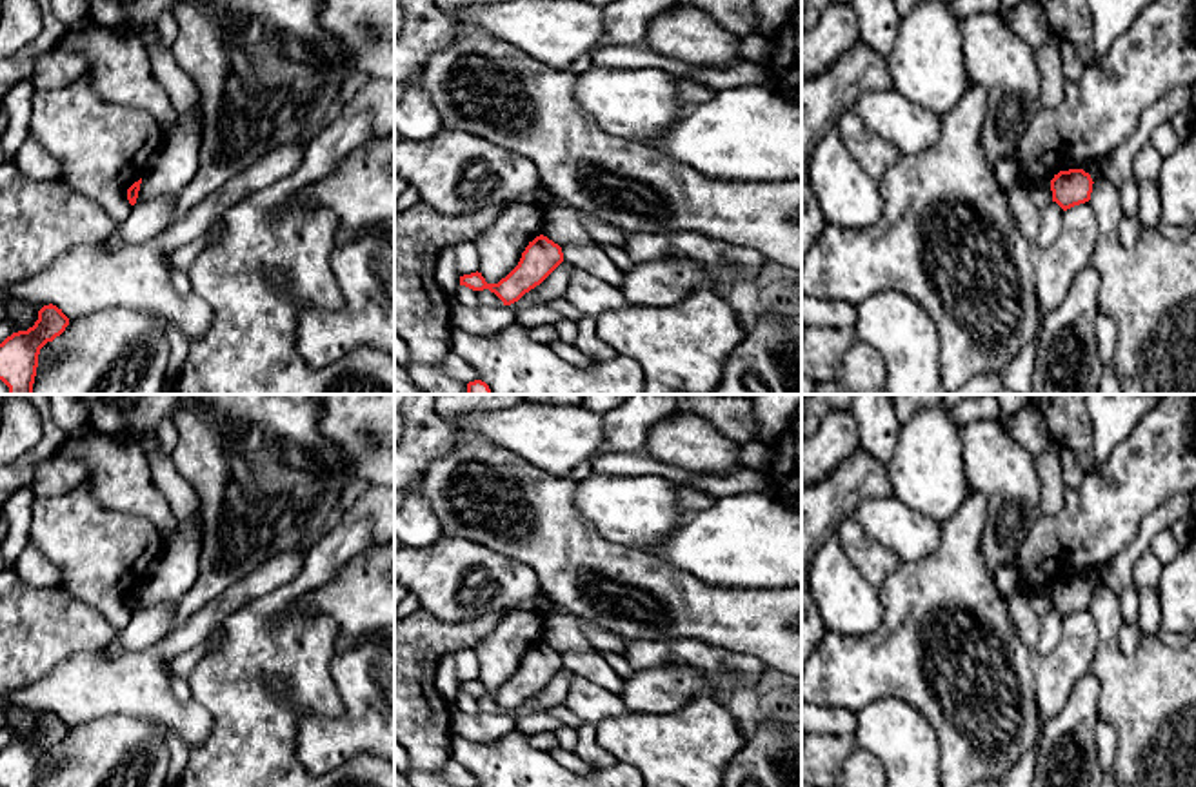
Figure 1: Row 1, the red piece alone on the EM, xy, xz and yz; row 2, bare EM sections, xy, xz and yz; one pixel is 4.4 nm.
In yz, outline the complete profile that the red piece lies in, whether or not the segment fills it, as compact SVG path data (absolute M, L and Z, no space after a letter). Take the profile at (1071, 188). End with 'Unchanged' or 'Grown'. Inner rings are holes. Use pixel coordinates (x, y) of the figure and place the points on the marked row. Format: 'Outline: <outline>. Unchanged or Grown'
Outline: M1083 169L1060 171L1051 180L1052 202L1063 211L1091 200L1092 178Z. Unchanged

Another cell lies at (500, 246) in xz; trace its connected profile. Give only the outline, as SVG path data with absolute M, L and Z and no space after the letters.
M513 204L476 240L478 273L487 284L498 284L520 262L525 247L542 234L545 211Z

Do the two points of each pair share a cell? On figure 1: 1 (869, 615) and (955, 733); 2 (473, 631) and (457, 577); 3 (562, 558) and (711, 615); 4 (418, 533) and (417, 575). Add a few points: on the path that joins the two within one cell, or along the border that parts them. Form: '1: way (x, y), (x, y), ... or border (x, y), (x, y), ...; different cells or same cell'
1: border (880, 587), (882, 622), (862, 637), (837, 633); different cells
2: border (511, 607), (457, 622), (440, 622), (428, 615); different cells
3: way (598, 567), (651, 586), (675, 606); same cell
4: border (444, 533), (431, 546), (413, 549); different cells

